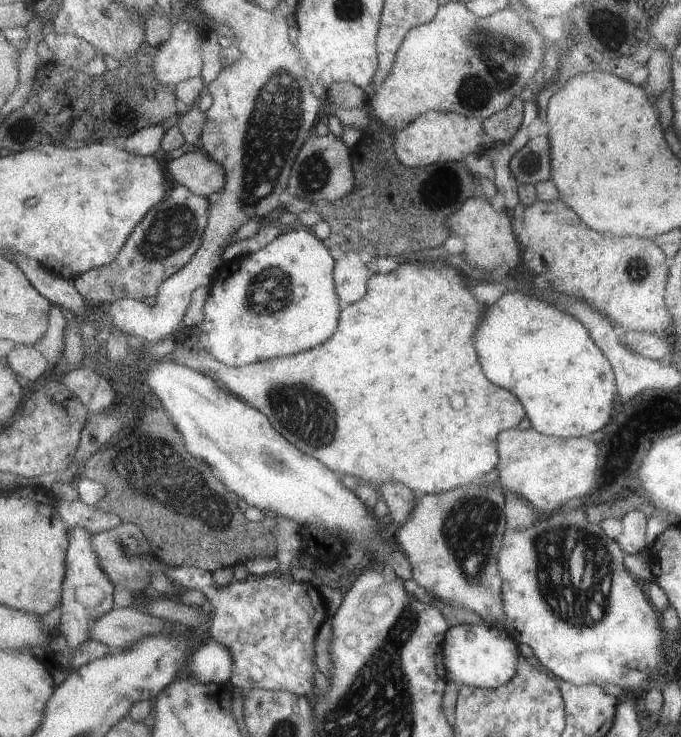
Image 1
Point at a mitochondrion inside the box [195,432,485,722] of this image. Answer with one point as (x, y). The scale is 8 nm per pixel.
(271, 460)

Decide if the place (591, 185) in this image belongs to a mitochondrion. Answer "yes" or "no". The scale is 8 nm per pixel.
no

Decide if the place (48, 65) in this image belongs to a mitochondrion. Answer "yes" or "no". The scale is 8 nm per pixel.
no

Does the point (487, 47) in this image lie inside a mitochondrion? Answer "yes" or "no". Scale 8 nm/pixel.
yes

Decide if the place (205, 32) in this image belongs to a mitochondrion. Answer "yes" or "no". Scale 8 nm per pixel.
no

